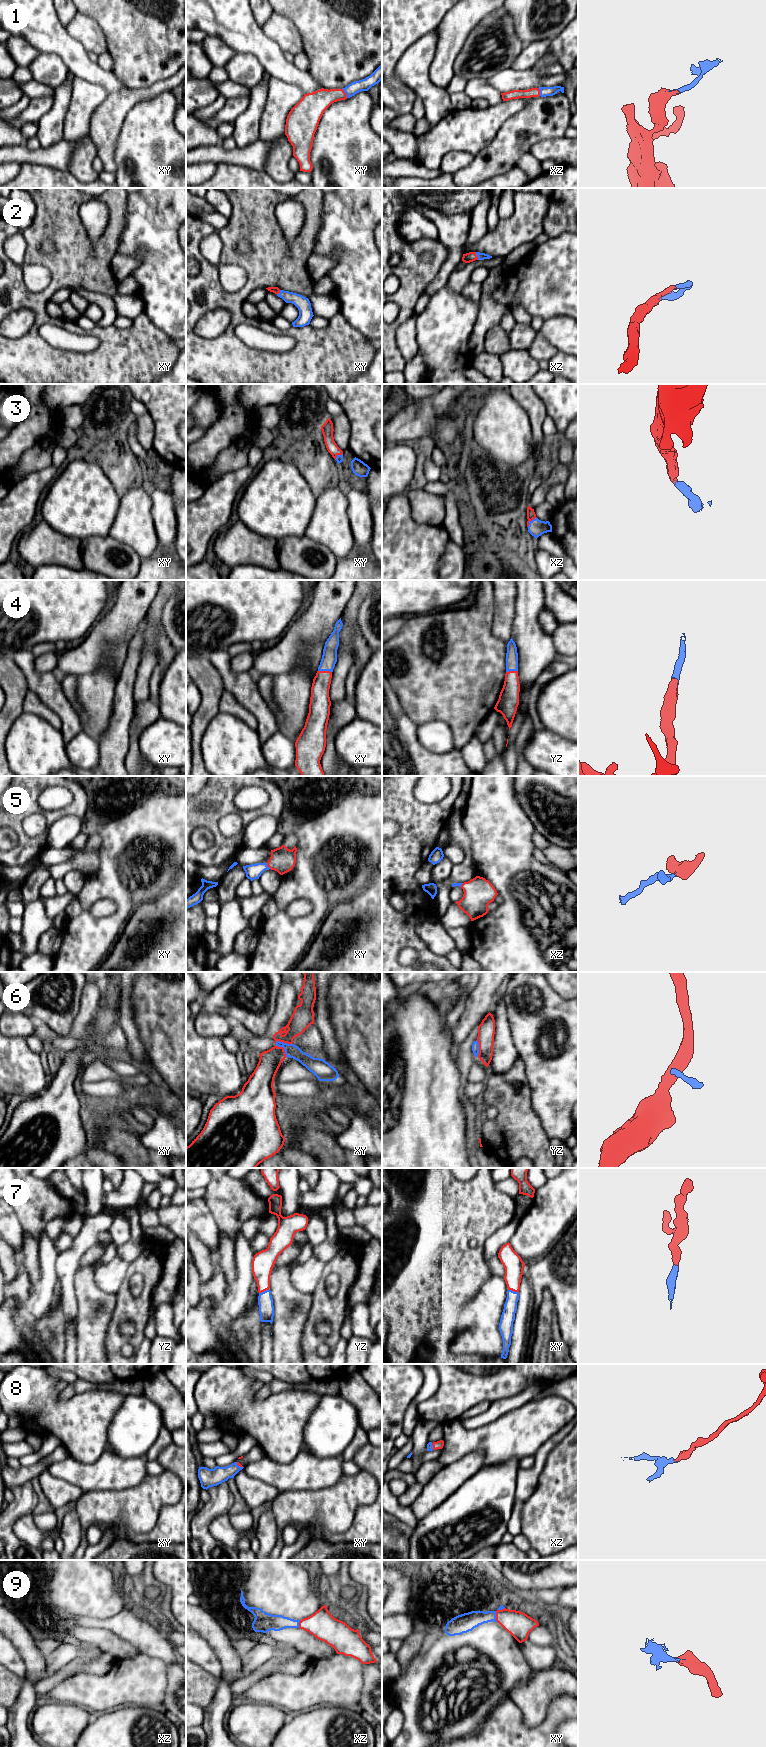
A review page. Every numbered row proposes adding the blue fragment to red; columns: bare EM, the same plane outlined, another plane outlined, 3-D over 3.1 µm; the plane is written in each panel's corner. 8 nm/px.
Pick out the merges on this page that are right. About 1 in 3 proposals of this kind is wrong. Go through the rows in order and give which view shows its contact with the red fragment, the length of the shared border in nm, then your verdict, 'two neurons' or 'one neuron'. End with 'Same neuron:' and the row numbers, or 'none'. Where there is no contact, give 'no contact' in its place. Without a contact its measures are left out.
1: xy | 90 nm | one neuron
2: xz | 70 nm | one neuron
3: xz | 110 nm | one neuron
4: xy | 110 nm | one neuron
5: xy | 60 nm | one neuron
6: xy | 150 nm | two neurons
7: xy | 90 nm | one neuron
8: xy | 70 nm | one neuron
9: xy | 140 nm | one neuron
Same neuron: 1, 2, 3, 4, 5, 7, 8, 9

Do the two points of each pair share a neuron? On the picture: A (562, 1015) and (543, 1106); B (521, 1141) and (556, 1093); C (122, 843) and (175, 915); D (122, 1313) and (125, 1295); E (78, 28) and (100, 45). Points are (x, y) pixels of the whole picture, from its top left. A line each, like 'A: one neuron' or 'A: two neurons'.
A: one neuron
B: two neurons
C: two neurons
D: one neuron
E: one neuron

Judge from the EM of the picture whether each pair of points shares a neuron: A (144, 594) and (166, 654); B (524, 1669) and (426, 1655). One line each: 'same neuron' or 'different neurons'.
A: different neurons
B: same neuron

